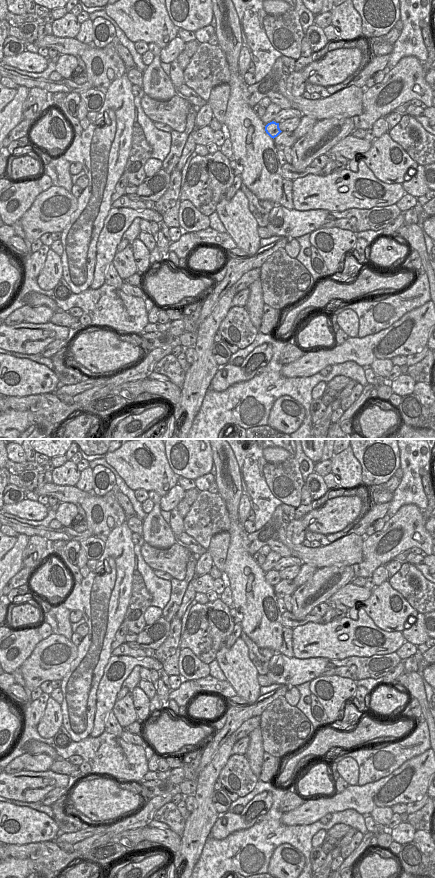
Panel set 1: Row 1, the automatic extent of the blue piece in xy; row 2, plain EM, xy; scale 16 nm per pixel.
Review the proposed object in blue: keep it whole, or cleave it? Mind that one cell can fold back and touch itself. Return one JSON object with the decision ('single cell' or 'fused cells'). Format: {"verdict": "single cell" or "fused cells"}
{"verdict": "fused cells"}

